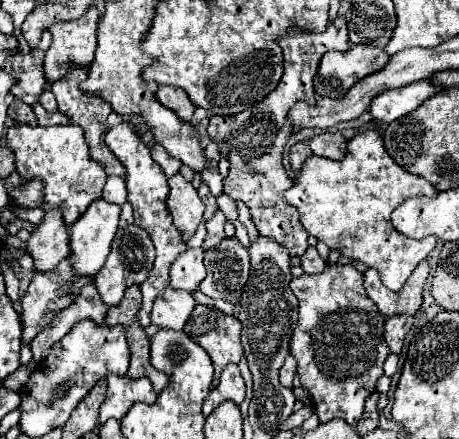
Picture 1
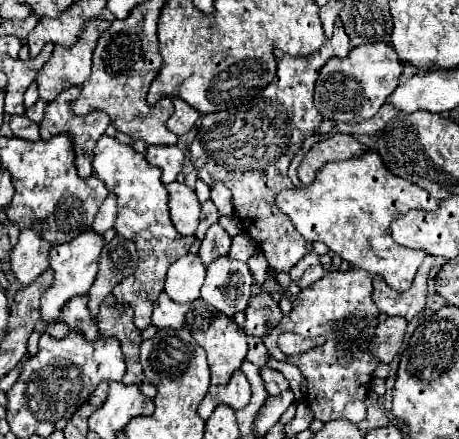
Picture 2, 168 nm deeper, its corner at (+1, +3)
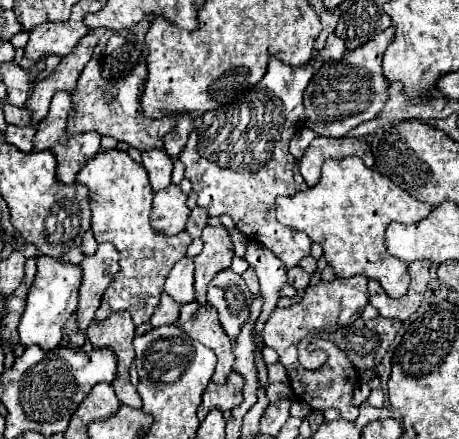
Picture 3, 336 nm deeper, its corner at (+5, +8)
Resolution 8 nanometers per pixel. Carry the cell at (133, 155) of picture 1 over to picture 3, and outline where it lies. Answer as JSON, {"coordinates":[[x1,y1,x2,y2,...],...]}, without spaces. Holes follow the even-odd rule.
{"coordinates":[[108,150,98,152,92,162,78,172,78,184,88,188,88,202,92,210,92,232,98,242,112,242,120,252,120,272,114,276,106,288,100,308,96,310,94,320,104,320,112,312,130,312,134,324,148,322,154,308,160,302,162,286,172,270,172,266,186,256,186,248,192,238,188,232,178,236,160,236,150,226,150,208,154,192,148,188,148,176,144,176,144,166,136,164,126,152]]}

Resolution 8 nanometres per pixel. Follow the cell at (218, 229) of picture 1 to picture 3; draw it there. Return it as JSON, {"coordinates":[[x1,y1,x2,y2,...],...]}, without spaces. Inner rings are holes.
{"coordinates":[[206,226,202,230,202,242,204,248,202,252,194,258,196,264,196,282,194,282,194,292,196,292,196,302,200,306,206,306,206,288,208,280,212,280,218,272,228,270,234,258,234,244,226,228,218,226]]}

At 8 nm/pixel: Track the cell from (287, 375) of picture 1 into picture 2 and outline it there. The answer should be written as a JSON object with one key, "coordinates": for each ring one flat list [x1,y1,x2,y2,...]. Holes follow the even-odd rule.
{"coordinates":[[262,367,260,375,262,375,262,381,266,385,268,395,278,395,278,393,282,393,282,391,288,389,288,379,284,377,282,371,270,369,270,367]]}

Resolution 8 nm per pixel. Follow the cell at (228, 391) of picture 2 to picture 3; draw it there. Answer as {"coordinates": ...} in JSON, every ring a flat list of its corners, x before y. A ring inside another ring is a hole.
{"coordinates":[[230,372,226,384,222,384,222,386,210,382,202,396,198,418,204,420,212,408,226,412,226,410,232,410,234,406,242,404,242,386,244,386,244,378,236,372]]}

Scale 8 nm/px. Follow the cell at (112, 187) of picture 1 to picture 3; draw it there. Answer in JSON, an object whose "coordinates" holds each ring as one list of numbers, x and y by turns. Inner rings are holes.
{"coordinates":[[88,230,86,234,84,234,84,240,82,240,82,244,80,244,80,250,82,250,82,254,84,256,92,256,94,252,96,252,96,240,94,240,94,234,92,234,92,230]]}

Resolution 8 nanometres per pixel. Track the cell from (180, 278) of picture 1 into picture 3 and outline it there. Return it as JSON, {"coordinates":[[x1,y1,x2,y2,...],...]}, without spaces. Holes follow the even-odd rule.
{"coordinates":[[182,258,174,264,166,278,164,292,178,304,188,304,194,300,194,262,190,258]]}

